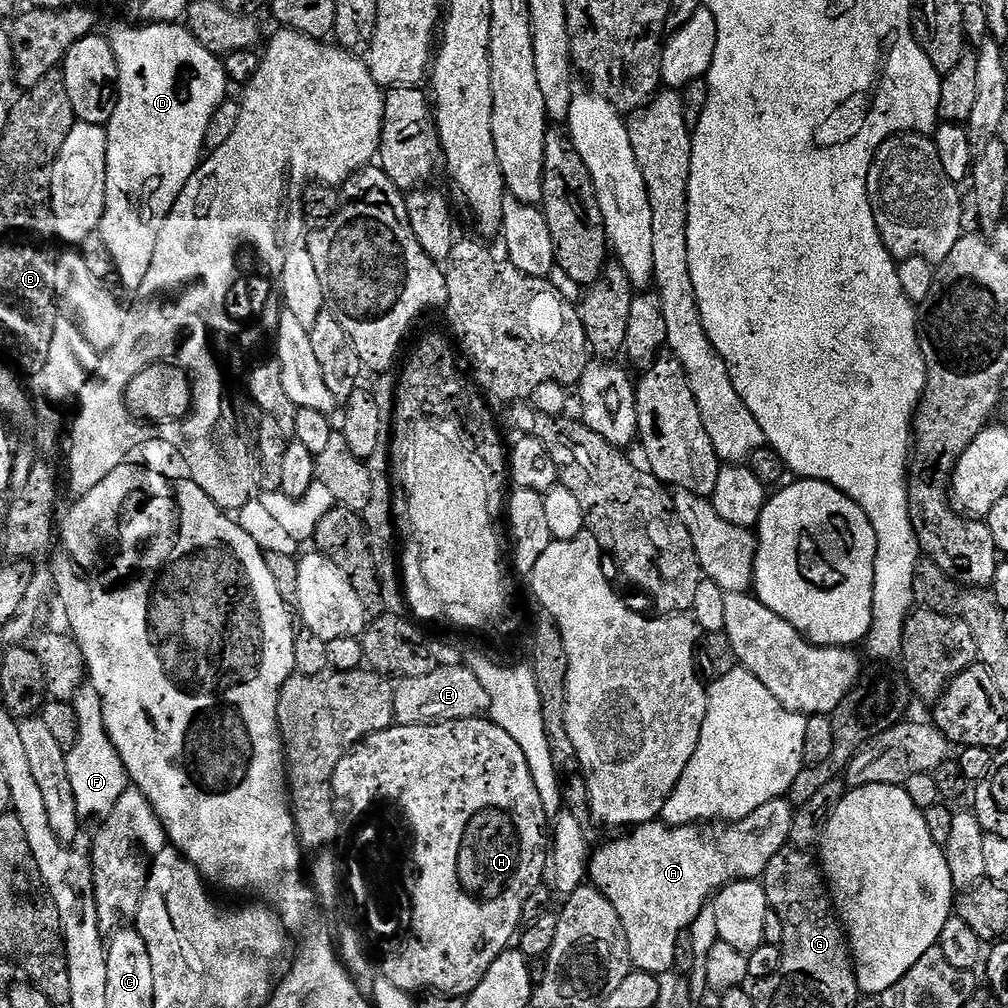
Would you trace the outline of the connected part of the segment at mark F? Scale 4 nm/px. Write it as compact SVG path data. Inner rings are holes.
M91 682L85 683L74 701L76 714L76 738L67 749L70 790L74 790L74 802L81 821L103 821L110 815L118 798L130 787L128 772L124 769L118 750L112 745L110 734L102 714L102 698Z

